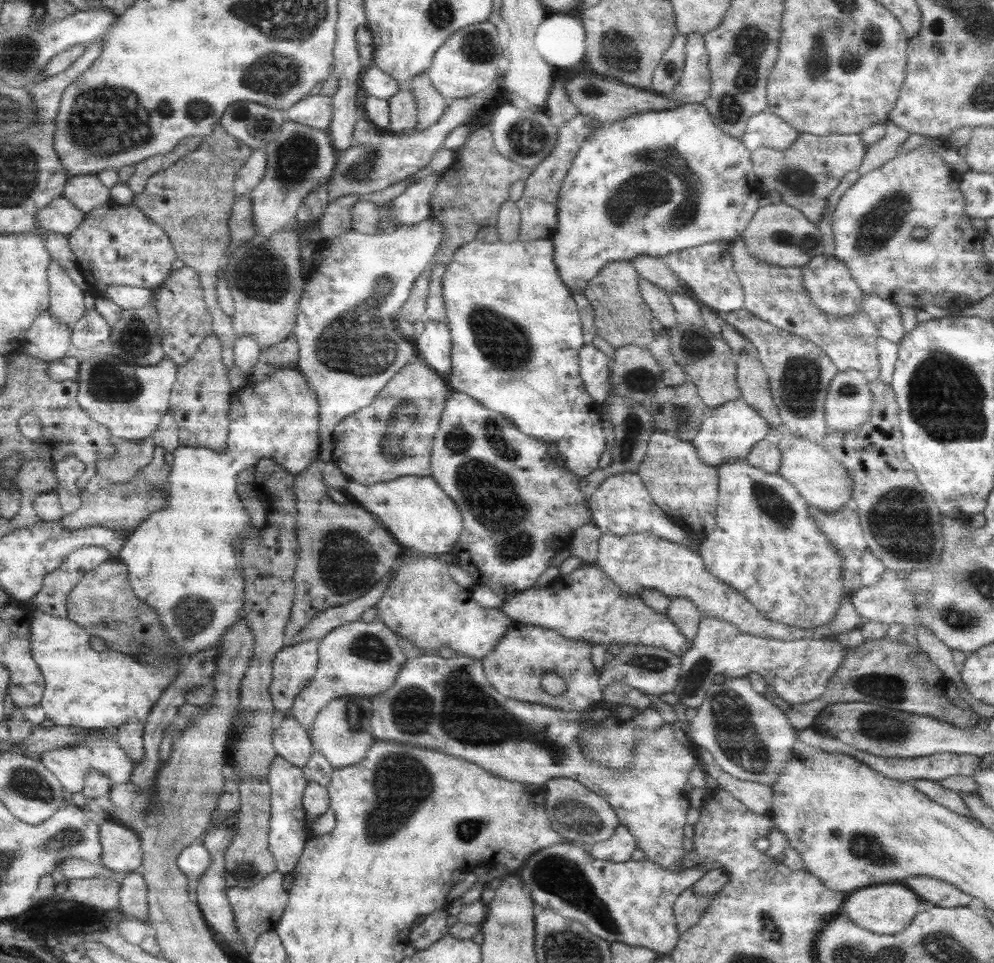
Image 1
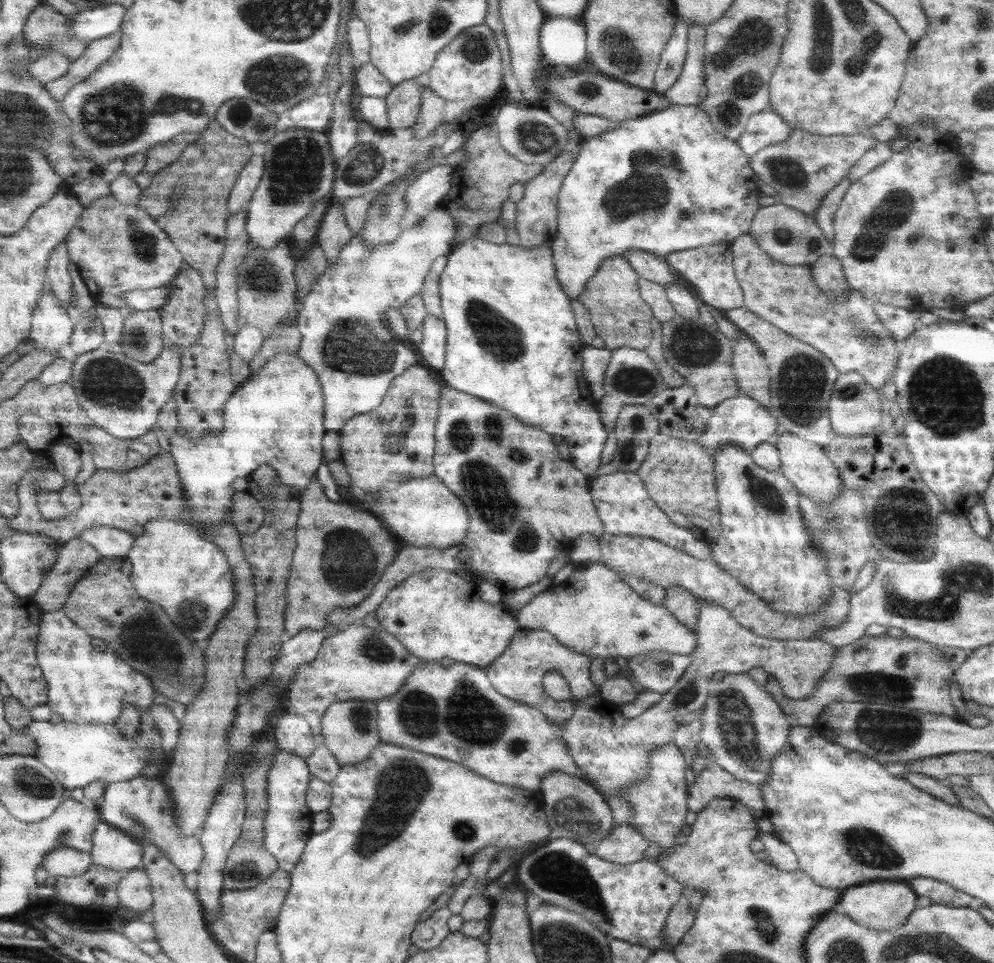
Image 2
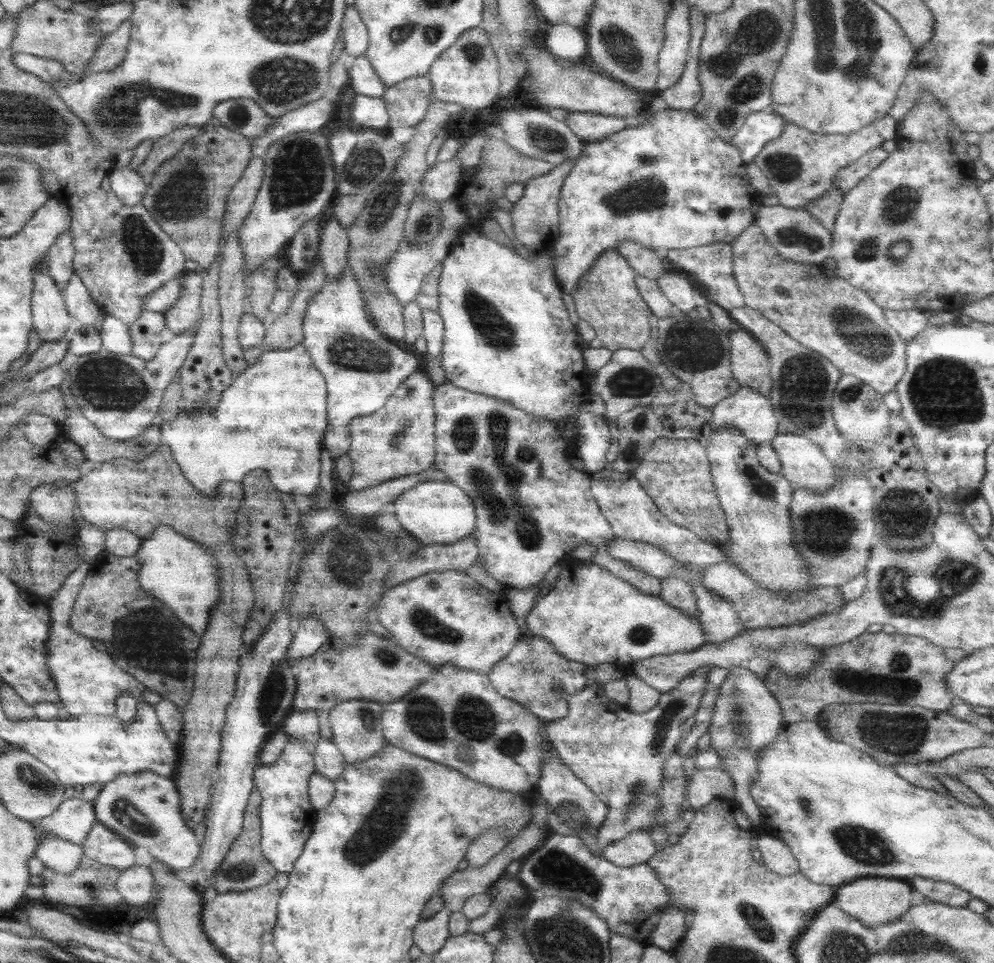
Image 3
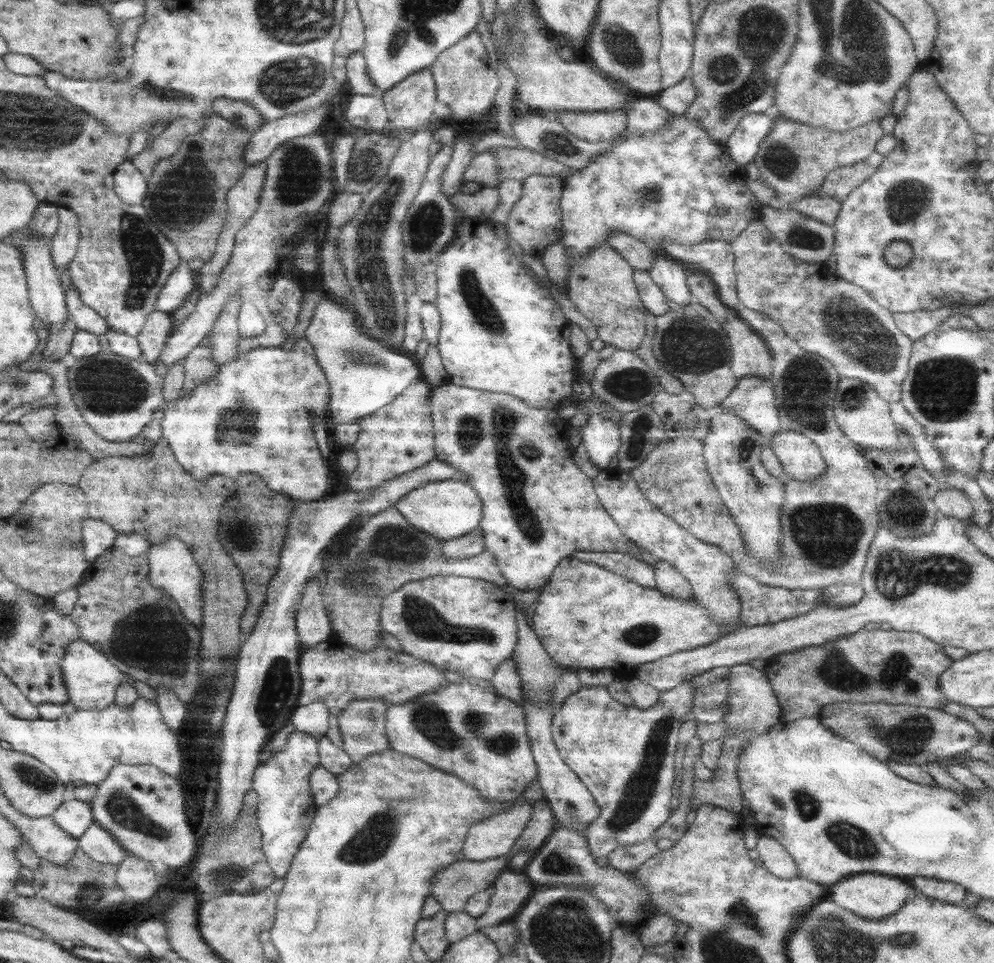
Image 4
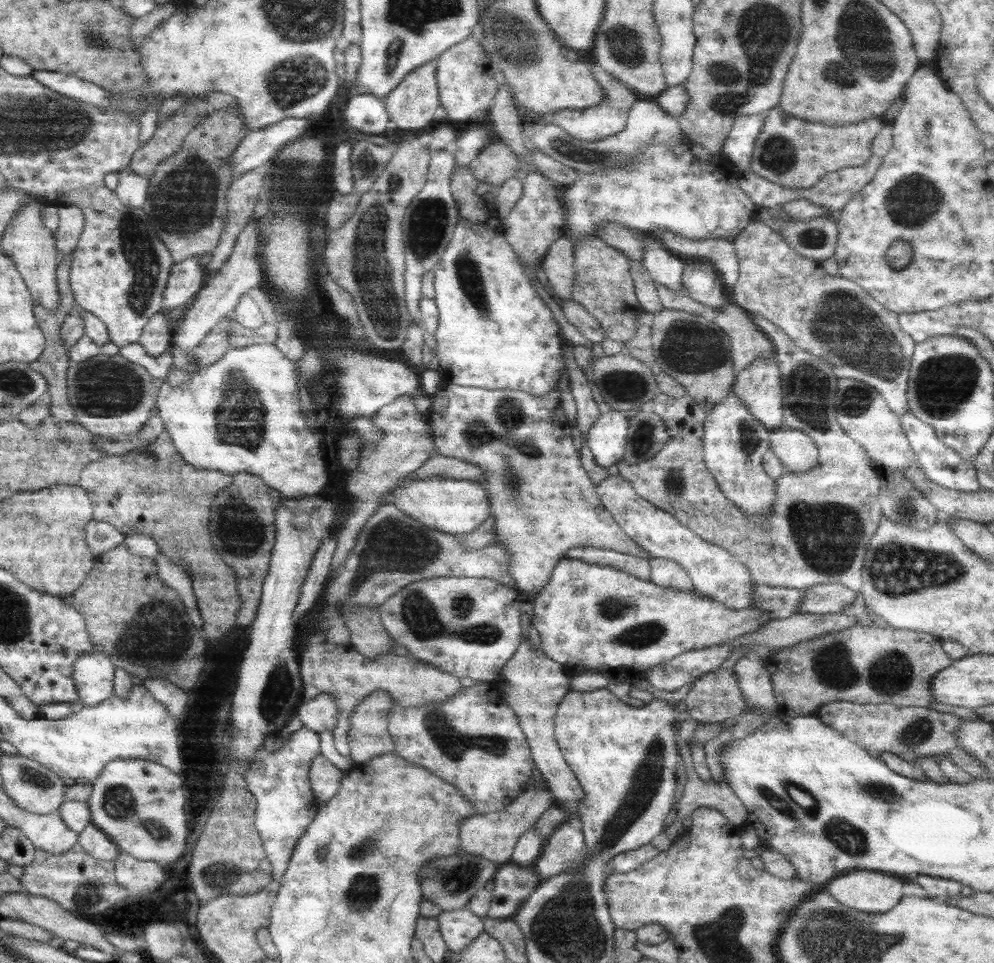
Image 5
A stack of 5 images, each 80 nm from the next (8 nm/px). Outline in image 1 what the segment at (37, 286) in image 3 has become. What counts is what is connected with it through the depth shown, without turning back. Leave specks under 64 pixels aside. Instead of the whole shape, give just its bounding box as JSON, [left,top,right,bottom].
[23,308,72,364]

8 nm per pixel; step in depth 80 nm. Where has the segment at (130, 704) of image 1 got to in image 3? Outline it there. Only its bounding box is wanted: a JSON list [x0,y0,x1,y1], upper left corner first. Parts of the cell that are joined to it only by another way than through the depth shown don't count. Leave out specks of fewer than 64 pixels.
[47,562,148,717]

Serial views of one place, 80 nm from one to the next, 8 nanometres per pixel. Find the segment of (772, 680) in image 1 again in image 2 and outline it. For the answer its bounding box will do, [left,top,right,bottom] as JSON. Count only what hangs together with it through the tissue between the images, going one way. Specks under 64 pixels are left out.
[561,601,836,826]

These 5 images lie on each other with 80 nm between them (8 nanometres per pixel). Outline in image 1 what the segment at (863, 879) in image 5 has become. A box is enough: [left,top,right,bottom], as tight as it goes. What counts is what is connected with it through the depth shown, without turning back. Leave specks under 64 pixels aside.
[840,884,922,934]

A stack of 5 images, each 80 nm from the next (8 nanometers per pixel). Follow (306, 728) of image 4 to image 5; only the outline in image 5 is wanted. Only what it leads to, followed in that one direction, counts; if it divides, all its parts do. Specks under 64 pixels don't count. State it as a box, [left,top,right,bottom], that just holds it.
[297,693,338,734]

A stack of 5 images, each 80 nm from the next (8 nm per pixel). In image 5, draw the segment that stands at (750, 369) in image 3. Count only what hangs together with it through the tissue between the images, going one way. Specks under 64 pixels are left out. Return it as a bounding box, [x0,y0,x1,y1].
[714,301,774,370]

